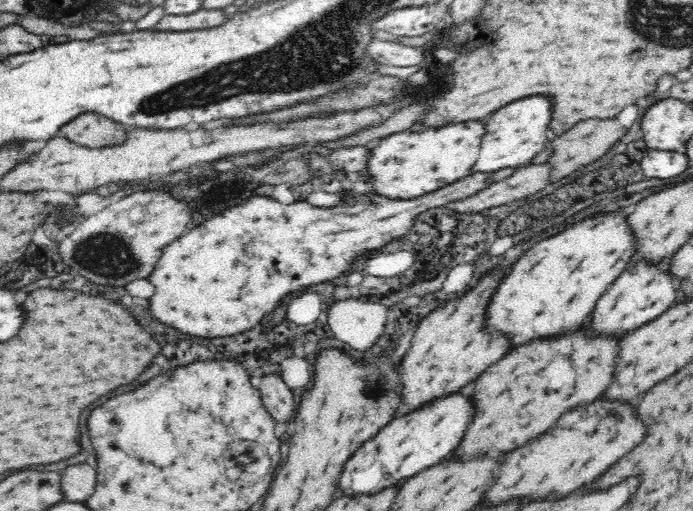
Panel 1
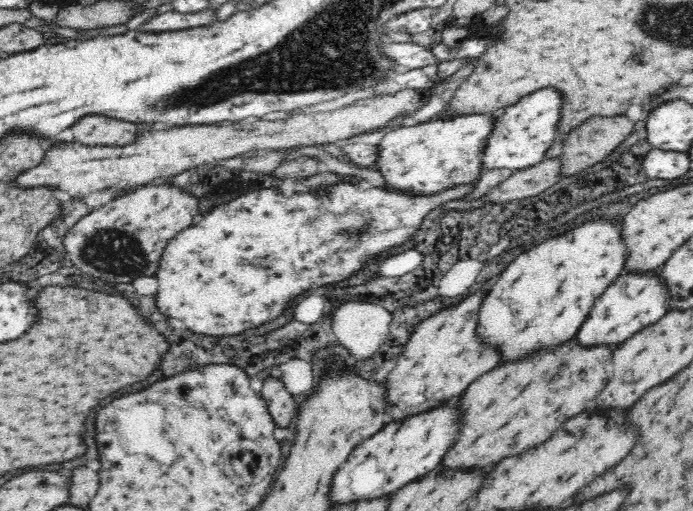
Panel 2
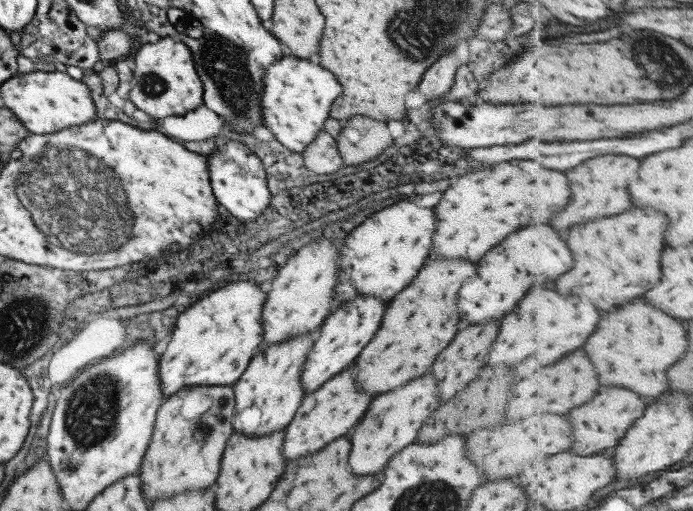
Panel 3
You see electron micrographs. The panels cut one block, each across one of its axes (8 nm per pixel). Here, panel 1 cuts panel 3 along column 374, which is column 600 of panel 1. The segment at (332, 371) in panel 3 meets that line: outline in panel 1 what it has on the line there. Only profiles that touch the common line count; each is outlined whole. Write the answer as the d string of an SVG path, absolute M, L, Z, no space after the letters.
M633 261L628 268L614 281L600 300L596 302L596 308L592 312L592 324L590 330L604 334L604 336L618 336L636 330L647 322L658 318L677 302L676 278L668 271L668 262L648 263L648 261Z

